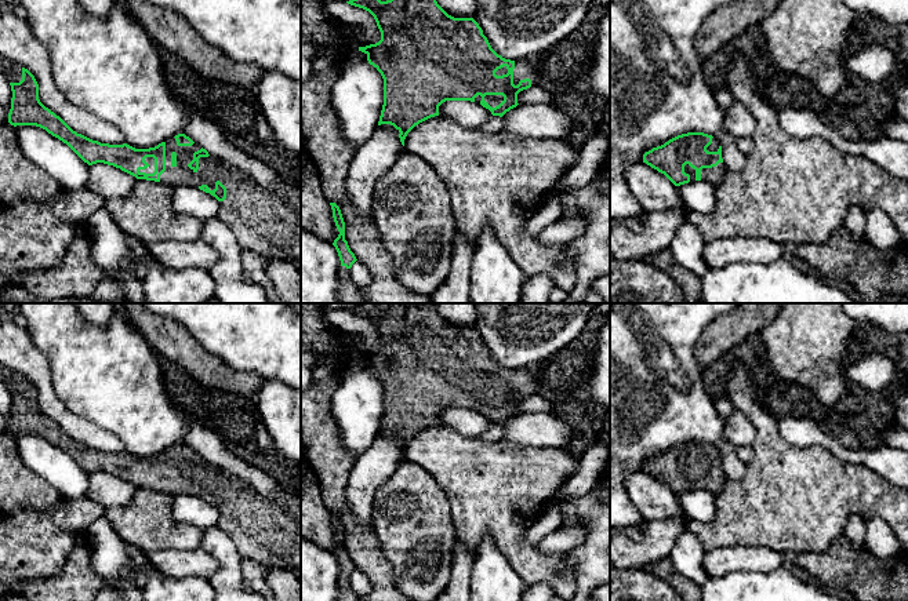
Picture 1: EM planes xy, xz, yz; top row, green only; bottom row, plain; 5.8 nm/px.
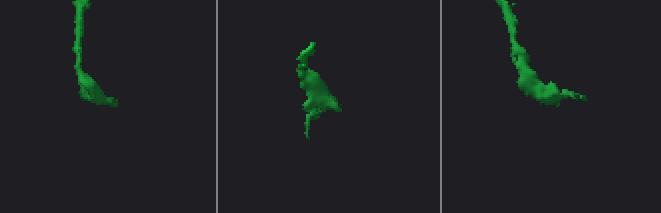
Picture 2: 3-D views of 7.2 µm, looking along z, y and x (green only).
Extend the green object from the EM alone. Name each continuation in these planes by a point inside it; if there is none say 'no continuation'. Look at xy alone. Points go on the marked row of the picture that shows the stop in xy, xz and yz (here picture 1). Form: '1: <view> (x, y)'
1: xy (13, 70)
2: xy (261, 222)

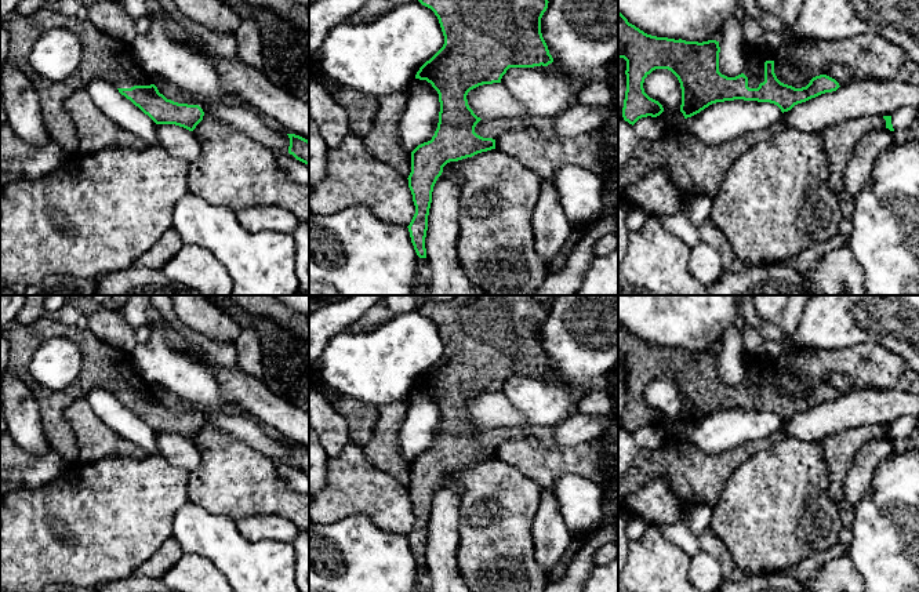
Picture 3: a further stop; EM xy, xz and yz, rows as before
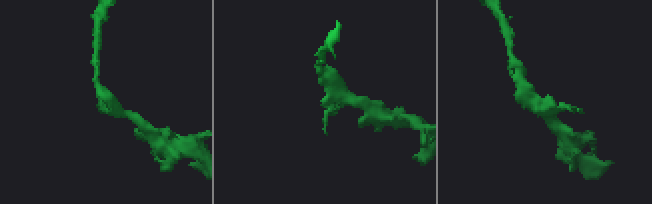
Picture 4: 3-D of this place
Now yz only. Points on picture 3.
1: yz (755, 57)

